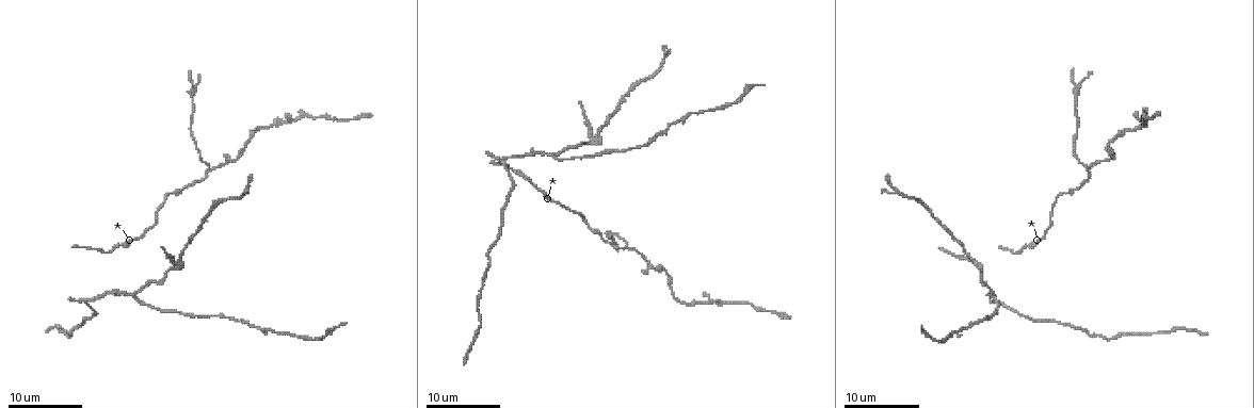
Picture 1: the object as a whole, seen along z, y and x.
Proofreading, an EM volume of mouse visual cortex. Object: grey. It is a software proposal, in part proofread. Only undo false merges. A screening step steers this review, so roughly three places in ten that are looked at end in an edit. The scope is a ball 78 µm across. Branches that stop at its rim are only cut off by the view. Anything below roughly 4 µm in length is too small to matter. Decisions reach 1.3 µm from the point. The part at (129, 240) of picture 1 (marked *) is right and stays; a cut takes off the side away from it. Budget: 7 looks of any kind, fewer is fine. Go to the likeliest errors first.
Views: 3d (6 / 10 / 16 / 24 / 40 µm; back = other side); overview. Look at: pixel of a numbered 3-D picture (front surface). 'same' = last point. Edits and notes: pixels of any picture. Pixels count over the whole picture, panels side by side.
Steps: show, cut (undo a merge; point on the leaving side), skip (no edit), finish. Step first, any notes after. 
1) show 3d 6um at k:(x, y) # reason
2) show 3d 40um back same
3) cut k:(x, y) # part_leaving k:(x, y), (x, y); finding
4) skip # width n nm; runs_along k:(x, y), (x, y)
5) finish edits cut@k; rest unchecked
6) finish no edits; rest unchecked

show 3d 6um at 1:(627, 249) # three arms meet

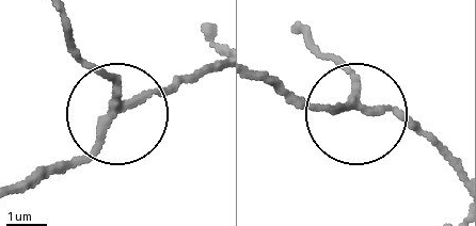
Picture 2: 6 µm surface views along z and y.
cut 2:(93, 65) # width 190 nm; part_leaving 2:(116, 103), (73, 43), (65, 12); two neurons meet here

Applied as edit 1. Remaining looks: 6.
show overview

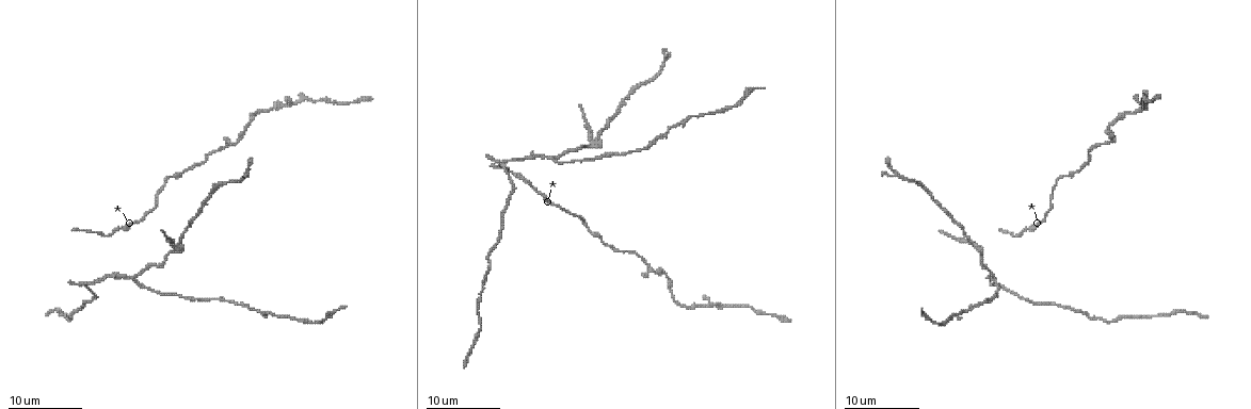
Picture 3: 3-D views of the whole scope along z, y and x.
show 3d 16um at 3:(136, 279) # small branch off a trunk

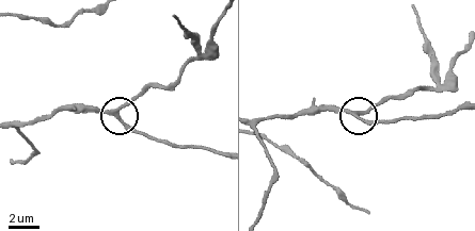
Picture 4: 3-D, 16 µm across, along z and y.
skip # width 200 nm; continuous, no second neuron

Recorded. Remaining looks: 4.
show 3d 16um at 3:(175, 245) # side arm on a straight run

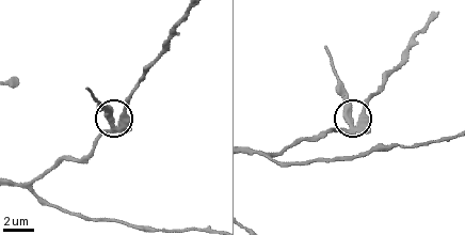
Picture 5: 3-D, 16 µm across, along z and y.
cut 5:(107, 113) # arms 3; part_leaving 5:(354, 127), (324, 46); a second neuron is stuck on

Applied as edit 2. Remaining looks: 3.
finish edits cut@2, cut@5; rest unchecked

